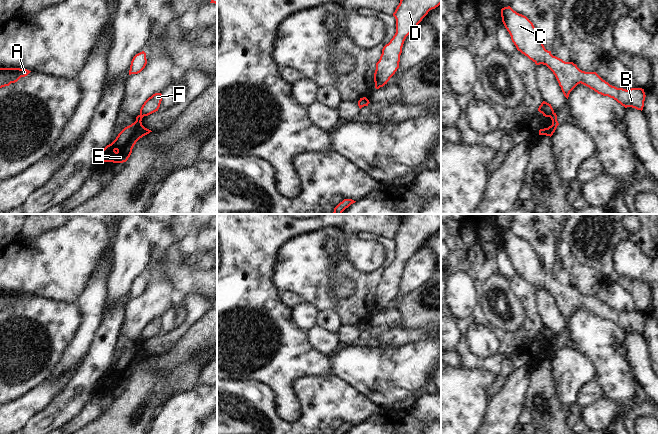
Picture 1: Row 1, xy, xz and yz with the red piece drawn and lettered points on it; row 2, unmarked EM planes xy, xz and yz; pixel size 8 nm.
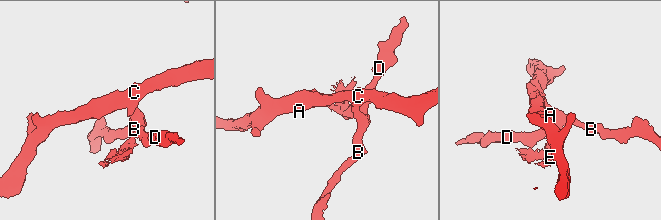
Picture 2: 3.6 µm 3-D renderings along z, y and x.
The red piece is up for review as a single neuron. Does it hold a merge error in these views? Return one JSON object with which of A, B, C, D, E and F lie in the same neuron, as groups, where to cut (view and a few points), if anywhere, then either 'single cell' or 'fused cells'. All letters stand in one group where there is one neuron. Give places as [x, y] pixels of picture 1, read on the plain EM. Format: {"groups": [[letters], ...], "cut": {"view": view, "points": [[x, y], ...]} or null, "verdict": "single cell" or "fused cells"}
{"groups": [["A", "B", "C", "D", "F"], ["E"]], "cut": {"view": "yz", "points": [[553, 336], [549, 340]]}, "verdict": "fused cells"}

